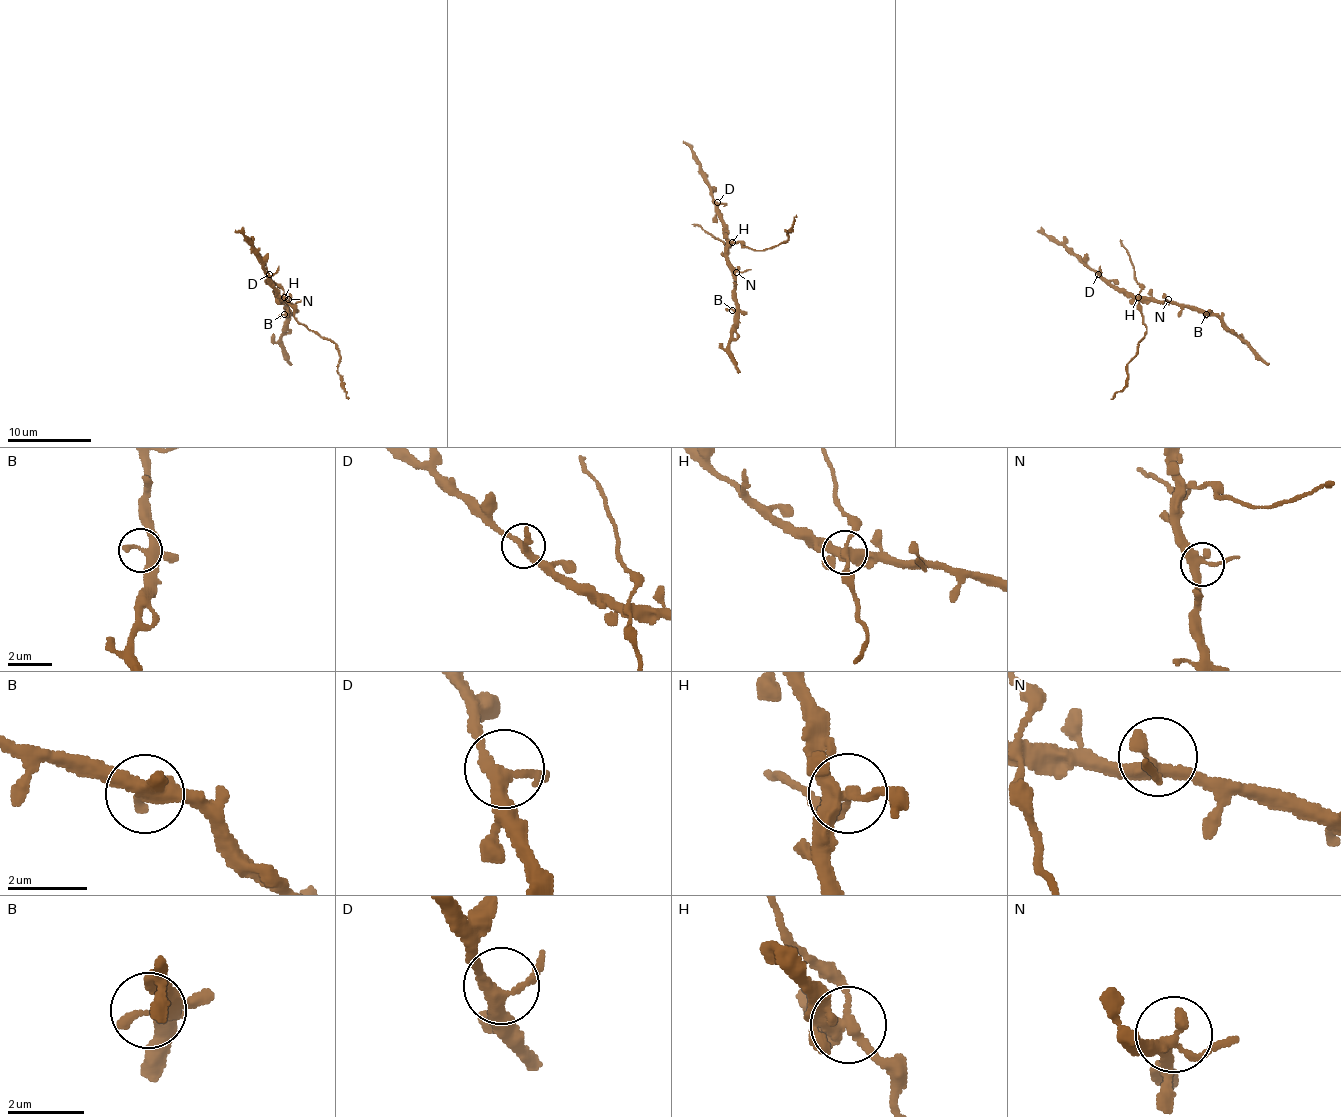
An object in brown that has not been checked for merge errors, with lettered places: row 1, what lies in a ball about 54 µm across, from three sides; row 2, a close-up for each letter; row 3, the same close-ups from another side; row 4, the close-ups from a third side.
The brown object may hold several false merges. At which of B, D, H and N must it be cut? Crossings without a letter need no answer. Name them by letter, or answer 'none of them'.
H

